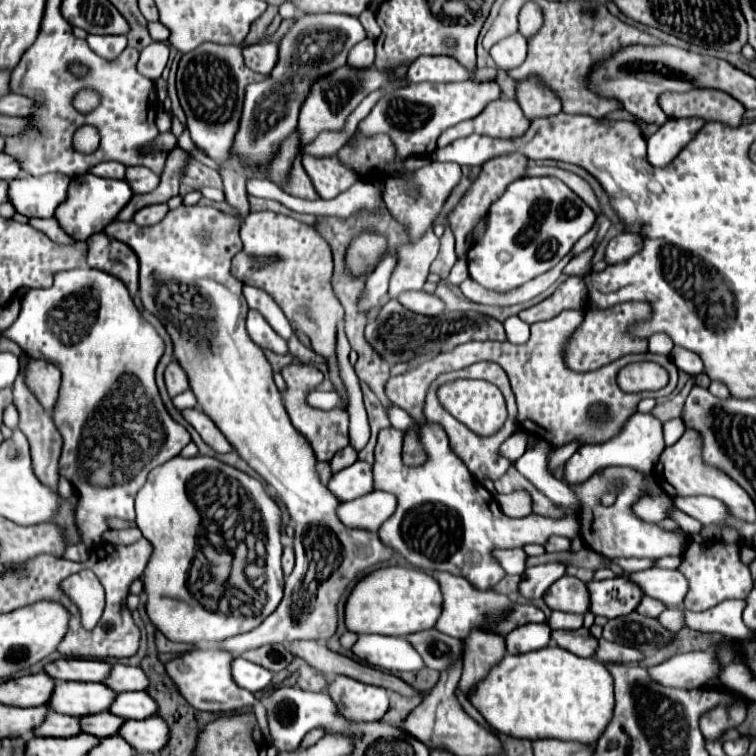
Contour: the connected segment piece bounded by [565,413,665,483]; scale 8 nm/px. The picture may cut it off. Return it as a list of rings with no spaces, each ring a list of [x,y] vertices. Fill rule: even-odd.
[[[635,413],[627,419],[627,423],[621,427],[621,431],[611,437],[605,443],[595,443],[595,445],[581,445],[577,449],[577,453],[565,463],[565,479],[571,483],[581,483],[587,477],[591,477],[591,473],[595,473],[601,467],[609,466],[626,466],[637,469],[643,473],[650,473],[659,460],[659,455],[663,453],[665,445],[663,445],[663,429],[661,429],[661,421],[655,419],[653,415],[645,415],[645,413]]]

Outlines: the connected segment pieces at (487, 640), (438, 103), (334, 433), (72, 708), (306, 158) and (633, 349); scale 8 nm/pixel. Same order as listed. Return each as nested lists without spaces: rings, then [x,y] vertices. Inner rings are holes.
[[[473,631],[465,639],[465,659],[463,659],[463,673],[459,679],[459,691],[469,699],[477,683],[481,683],[491,667],[495,667],[507,653],[505,649],[505,639],[497,637],[493,633],[485,631]]]
[[[495,81],[407,85],[407,87],[391,89],[389,93],[385,93],[377,101],[377,105],[371,109],[371,113],[359,123],[359,129],[361,133],[367,133],[367,135],[387,133],[401,159],[407,159],[411,155],[429,157],[435,151],[437,137],[443,133],[443,129],[453,127],[465,119],[473,119],[491,101],[499,99],[499,95],[501,95],[501,87]]]
[[[291,363],[287,367],[281,369],[281,375],[285,379],[285,391],[281,391],[283,401],[285,401],[285,409],[291,417],[291,423],[297,431],[301,431],[307,441],[311,443],[317,461],[331,461],[331,457],[341,451],[343,447],[349,445],[349,415],[345,409],[331,409],[331,411],[321,411],[315,409],[311,405],[307,405],[307,393],[315,391],[315,387],[323,381],[323,373],[319,369],[315,369],[313,365],[303,365],[303,363]]]
[[[61,681],[49,699],[49,707],[57,713],[85,717],[109,711],[117,693],[103,683]]]
[[[303,155],[303,167],[323,199],[333,199],[359,180],[351,169],[345,169],[337,157]]]
[[[619,303],[607,311],[597,311],[597,309],[587,309],[585,311],[585,321],[583,325],[575,331],[571,337],[571,343],[567,345],[565,353],[565,363],[571,365],[575,371],[593,371],[599,369],[607,363],[613,363],[615,359],[631,353],[643,353],[647,351],[647,341],[643,339],[633,339],[627,335],[627,325],[645,319],[649,315],[649,305],[647,303]]]

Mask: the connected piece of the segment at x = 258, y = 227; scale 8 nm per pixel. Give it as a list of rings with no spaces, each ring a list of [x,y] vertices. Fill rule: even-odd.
[[[271,211],[251,213],[241,225],[241,241],[243,249],[233,257],[231,273],[241,279],[245,285],[259,287],[269,293],[275,303],[281,307],[285,317],[289,319],[295,335],[311,347],[315,353],[321,353],[329,361],[331,381],[337,391],[345,397],[345,387],[337,375],[337,359],[335,359],[335,335],[337,323],[343,319],[343,305],[335,297],[333,291],[333,257],[327,241],[305,223],[299,223],[291,217],[277,215]],[[277,257],[277,261],[261,265],[257,259]]]

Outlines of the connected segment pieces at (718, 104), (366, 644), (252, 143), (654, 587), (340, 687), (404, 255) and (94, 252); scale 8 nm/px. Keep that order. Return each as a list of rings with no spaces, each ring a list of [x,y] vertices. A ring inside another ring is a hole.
[[[695,89],[687,93],[663,93],[659,99],[667,117],[703,117],[705,121],[719,121],[729,127],[739,127],[743,109],[737,99],[723,91]]]
[[[361,635],[353,645],[353,653],[361,661],[385,671],[419,671],[425,667],[423,659],[405,637]]]
[[[337,13],[303,15],[297,19],[297,23],[289,29],[289,33],[279,43],[279,63],[271,71],[269,79],[247,87],[243,117],[233,145],[233,157],[221,165],[225,201],[237,211],[239,221],[243,221],[251,213],[245,181],[249,177],[263,177],[259,173],[253,173],[251,167],[267,163],[269,157],[273,157],[281,139],[285,139],[297,127],[299,107],[315,77],[327,75],[333,69],[345,65],[349,49],[363,39],[365,39],[365,29],[357,17],[337,15]]]
[[[651,567],[639,573],[631,573],[629,579],[635,581],[645,595],[659,599],[665,605],[683,605],[683,597],[689,589],[687,579],[677,569]]]
[[[335,677],[327,693],[337,703],[339,711],[353,721],[379,721],[389,709],[389,691],[373,687],[351,677]]]
[[[429,229],[419,241],[407,243],[397,251],[399,265],[393,271],[389,283],[389,297],[397,297],[403,291],[421,289],[429,275],[429,265],[437,257],[441,247],[439,237]]]
[[[103,231],[87,239],[87,265],[119,277],[131,295],[139,291],[139,263],[129,245],[107,237]]]

